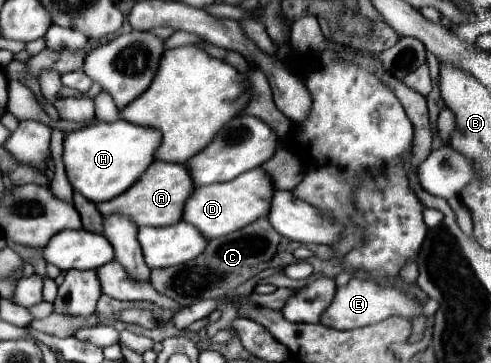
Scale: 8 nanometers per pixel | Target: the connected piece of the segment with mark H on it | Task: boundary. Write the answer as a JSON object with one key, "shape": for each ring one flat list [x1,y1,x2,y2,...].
{"shape":[[123,119,103,125,93,123,89,127,71,131,65,135,63,141,63,163,67,179,73,187,73,191,81,193,85,199,93,203,109,201,115,195,123,193,137,181,147,165,153,161,153,153,161,143,161,133,155,129,139,127,133,123,127,123]]}

